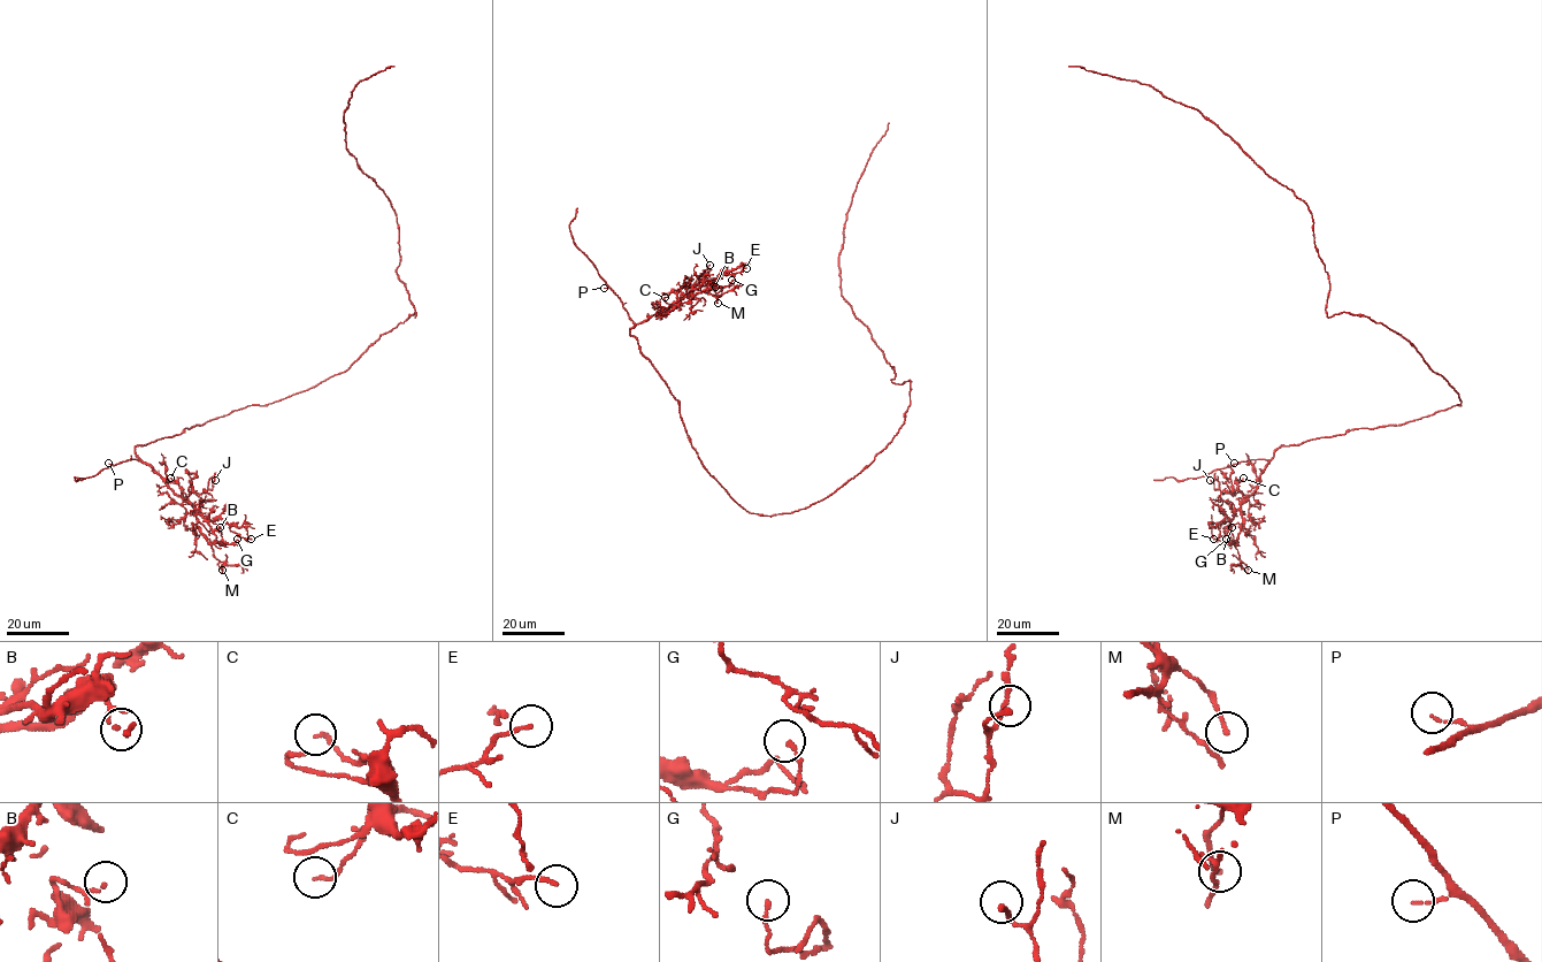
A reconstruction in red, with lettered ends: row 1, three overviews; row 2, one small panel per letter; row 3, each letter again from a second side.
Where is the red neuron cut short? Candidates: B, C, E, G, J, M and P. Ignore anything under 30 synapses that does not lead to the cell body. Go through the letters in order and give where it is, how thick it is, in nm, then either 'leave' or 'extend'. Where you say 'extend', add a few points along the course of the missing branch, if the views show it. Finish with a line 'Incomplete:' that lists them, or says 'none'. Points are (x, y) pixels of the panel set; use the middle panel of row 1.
B: at (715, 287); 90 nm thick; leave
C: at (665, 297); 110 nm thick; leave
E: at (746, 268); 100 nm thick; leave
G: at (731, 280); 160 nm thick; leave
J: at (710, 265); 160 nm thick; leave
M: at (718, 303); 140 nm thick; leave
P: at (604, 288); 70 nm thick; leave
Incomplete: none

